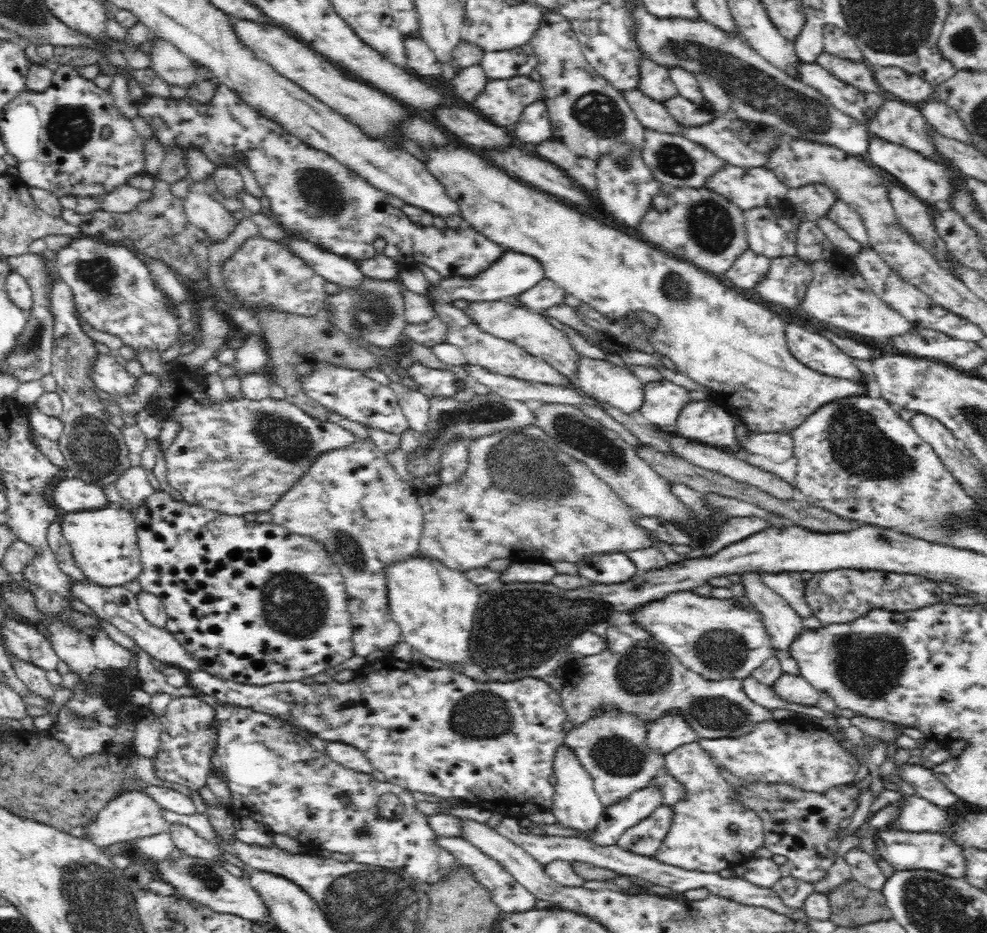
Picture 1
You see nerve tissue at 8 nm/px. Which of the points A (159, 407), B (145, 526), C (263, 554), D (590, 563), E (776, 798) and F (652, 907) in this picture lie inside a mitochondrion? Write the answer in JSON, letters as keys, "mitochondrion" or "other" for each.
{"A":"other","B":"other","C":"other","D":"other","E":"mitochondrion","F":"other"}

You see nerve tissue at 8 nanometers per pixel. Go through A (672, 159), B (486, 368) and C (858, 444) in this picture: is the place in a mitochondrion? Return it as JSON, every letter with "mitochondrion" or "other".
{"A":"mitochondrion","B":"other","C":"mitochondrion"}

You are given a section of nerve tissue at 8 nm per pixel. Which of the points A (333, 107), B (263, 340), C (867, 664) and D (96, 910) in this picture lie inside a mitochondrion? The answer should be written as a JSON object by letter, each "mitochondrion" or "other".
{"A":"other","B":"other","C":"mitochondrion","D":"mitochondrion"}

